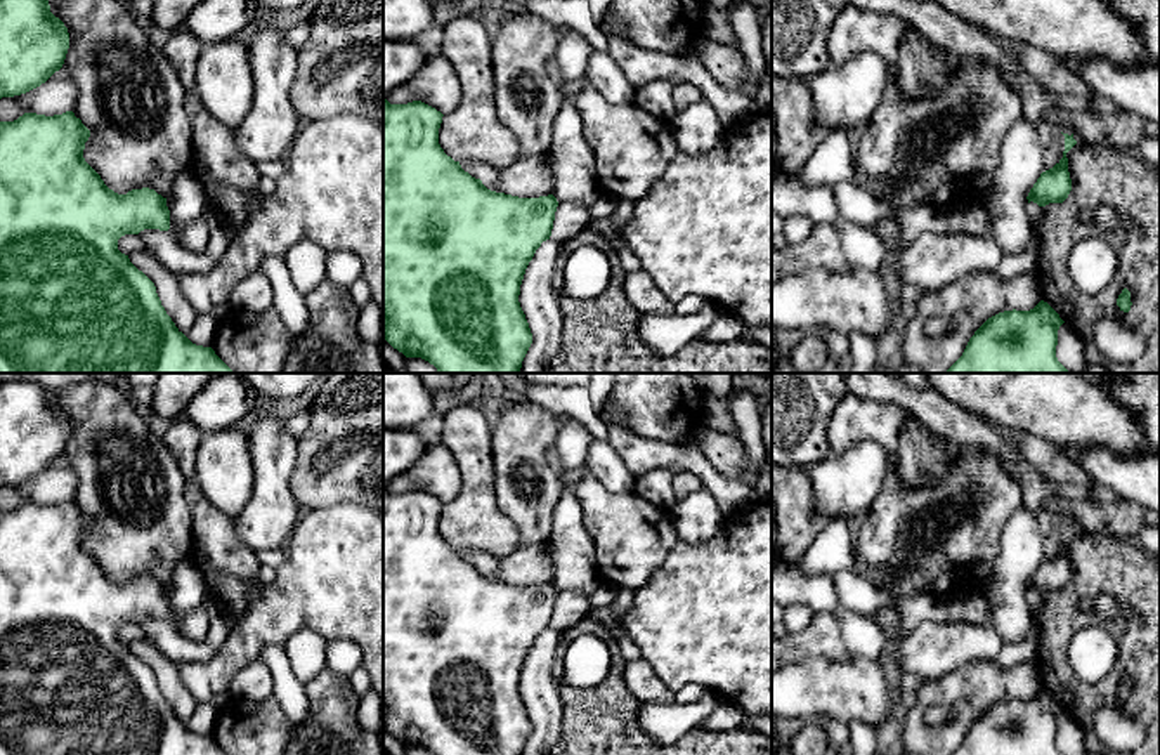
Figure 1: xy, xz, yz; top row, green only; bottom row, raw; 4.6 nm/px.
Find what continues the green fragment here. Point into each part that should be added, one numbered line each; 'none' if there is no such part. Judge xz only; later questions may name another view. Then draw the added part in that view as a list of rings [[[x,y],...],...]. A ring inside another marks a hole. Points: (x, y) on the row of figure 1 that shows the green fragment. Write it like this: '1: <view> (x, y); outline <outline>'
none

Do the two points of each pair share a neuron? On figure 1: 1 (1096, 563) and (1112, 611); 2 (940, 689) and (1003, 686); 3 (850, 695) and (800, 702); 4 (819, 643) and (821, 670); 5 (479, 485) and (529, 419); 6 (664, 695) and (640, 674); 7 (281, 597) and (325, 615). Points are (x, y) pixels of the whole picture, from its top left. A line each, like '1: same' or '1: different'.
1: different
2: same
3: same
4: different
5: different
6: same
7: same

